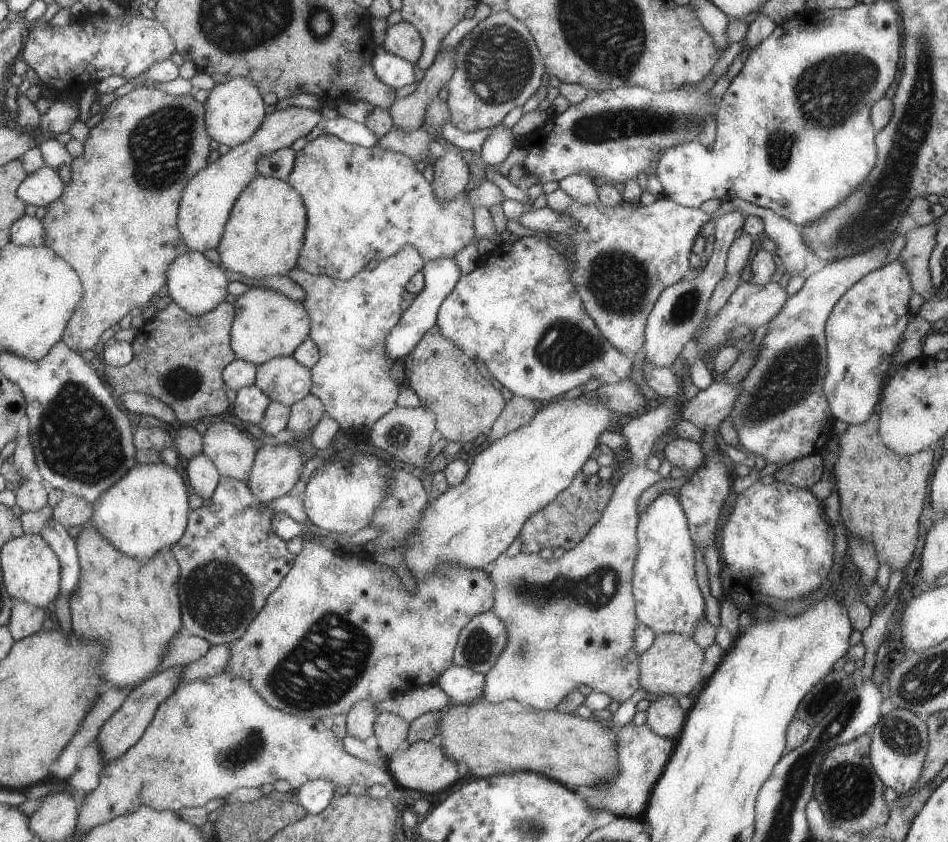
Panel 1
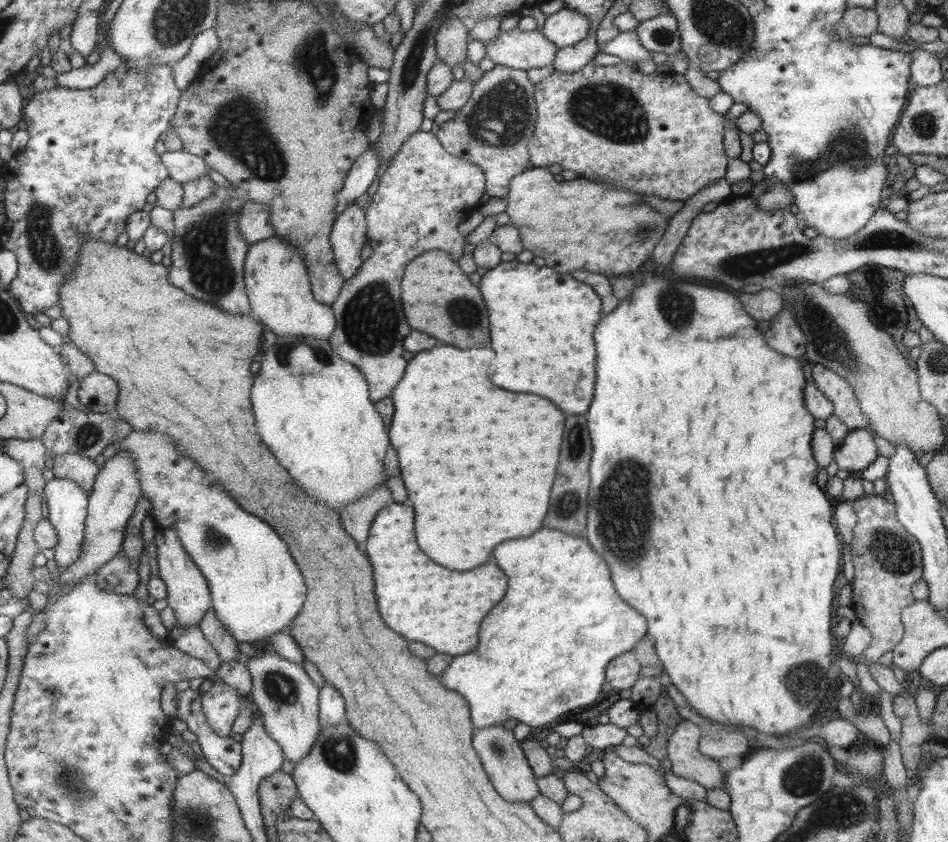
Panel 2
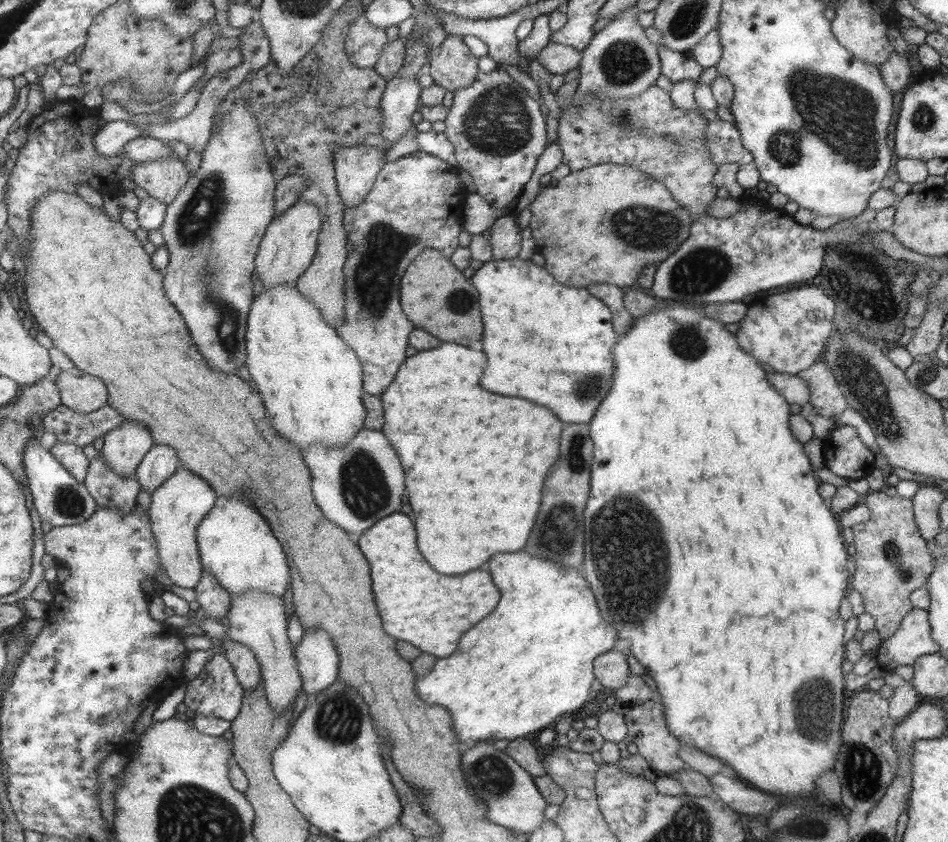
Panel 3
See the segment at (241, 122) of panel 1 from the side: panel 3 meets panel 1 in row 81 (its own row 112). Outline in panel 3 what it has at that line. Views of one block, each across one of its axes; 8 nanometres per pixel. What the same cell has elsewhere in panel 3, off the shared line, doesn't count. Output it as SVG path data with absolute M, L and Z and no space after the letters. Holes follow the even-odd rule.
M238 103L215 122L210 140L200 155L199 168L166 206L163 223L158 228L169 252L169 263L163 272L164 292L169 302L181 312L181 318L185 318L189 330L193 330L193 342L197 342L197 350L205 354L205 362L231 374L235 374L240 366L245 366L247 360L244 334L247 332L248 312L254 298L251 276L256 270L260 240L274 216L273 195L276 185L268 150L263 144L265 141L259 135L258 126L255 126L254 116L247 114L248 104Z

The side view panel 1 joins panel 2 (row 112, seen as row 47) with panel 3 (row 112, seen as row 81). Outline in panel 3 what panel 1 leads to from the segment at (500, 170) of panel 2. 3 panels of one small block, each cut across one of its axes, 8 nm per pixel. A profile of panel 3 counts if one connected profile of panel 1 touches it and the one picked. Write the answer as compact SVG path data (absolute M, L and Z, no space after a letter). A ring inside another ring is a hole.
M497 67L485 74L479 72L473 85L453 91L453 104L445 116L444 136L453 146L455 166L465 170L475 184L475 192L493 210L507 210L515 201L515 194L521 194L523 184L531 178L533 166L545 150L545 122L539 104L525 94L525 90L507 76L503 68Z

